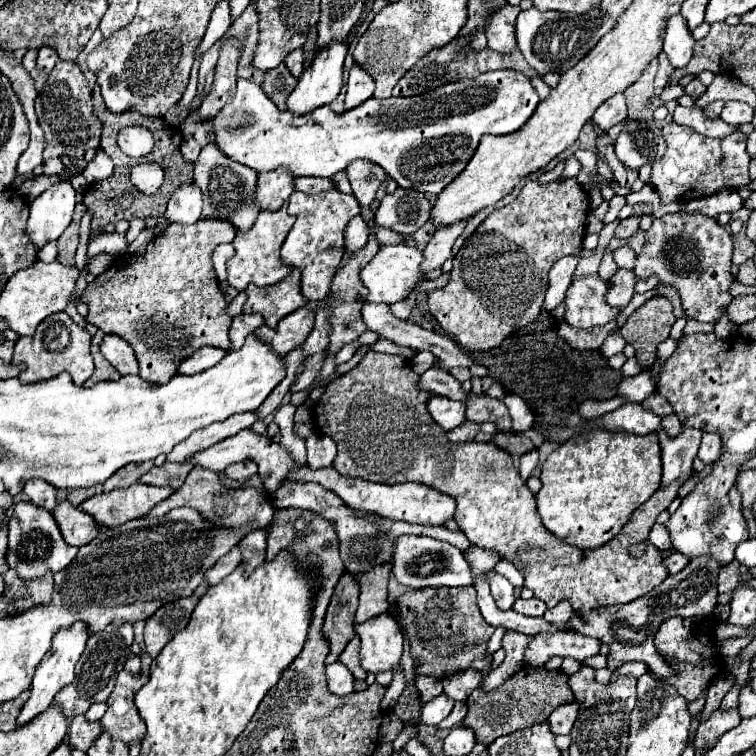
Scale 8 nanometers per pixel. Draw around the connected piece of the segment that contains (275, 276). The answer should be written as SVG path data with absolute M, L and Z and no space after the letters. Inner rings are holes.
M282 205L278 211L262 211L254 227L248 233L238 233L234 239L236 255L228 261L228 283L234 289L244 291L250 283L254 283L256 287L268 287L282 281L292 271L286 263L280 263L280 247L292 225L294 217L288 215L286 205Z

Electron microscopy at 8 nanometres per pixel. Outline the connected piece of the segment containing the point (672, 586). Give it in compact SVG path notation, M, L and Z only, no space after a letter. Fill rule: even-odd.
M700 555L700 559L694 559L684 567L684 571L670 575L662 585L656 587L656 591L626 603L626 605L612 605L612 607L600 607L594 611L584 611L584 613L574 613L570 621L572 631L580 631L582 635L596 637L604 641L610 651L612 659L608 659L608 669L614 671L620 665L628 661L642 661L646 663L660 679L672 677L672 669L660 659L656 649L652 649L652 637L656 635L660 623L666 617L708 617L714 613L718 605L718 591L716 591L716 579L718 579L718 567L716 559L708 559L708 555Z

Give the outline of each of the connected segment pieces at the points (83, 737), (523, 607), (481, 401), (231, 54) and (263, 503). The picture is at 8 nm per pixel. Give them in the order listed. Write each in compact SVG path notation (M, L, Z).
M78 715L76 719L72 719L68 743L80 751L88 751L88 747L92 747L92 743L100 733L102 733L102 727L98 721L88 721L86 715Z
M516 599L512 609L520 615L526 615L526 617L542 617L544 611L546 611L546 603L540 601L540 599L530 599L530 601Z
M472 391L468 393L468 401L464 401L466 405L466 417L474 423L486 423L486 421L492 421L492 423L504 423L502 429L504 431L510 431L510 415L508 415L508 409L502 401L498 399L492 399L488 395L474 395Z
M226 39L222 51L220 51L220 59L214 71L214 85L210 87L208 95L204 97L204 103L200 107L198 113L190 113L190 117L184 121L184 125L180 127L184 137L192 137L196 125L202 119L212 119L214 115L218 115L224 107L224 103L228 103L236 91L236 67L238 67L238 59L240 59L240 43L236 39Z
M194 467L190 471L190 475L186 477L184 485L172 497L158 503L146 517L152 517L152 515L158 517L158 515L164 515L176 507L184 507L184 505L192 505L194 509L198 509L204 515L204 519L208 519L216 525L222 525L222 527L230 527L230 529L246 527L252 521L260 527L266 527L274 517L274 507L272 507L270 495L266 495L254 487L250 487L250 489L246 487L246 491L244 489L228 489L220 483L216 471L208 471L204 467Z

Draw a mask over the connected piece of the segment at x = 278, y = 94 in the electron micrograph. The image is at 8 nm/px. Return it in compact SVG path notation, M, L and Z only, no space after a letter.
M282 63L276 69L270 69L266 73L266 79L262 83L262 89L276 103L276 107L280 111L286 111L286 99L294 91L296 83L298 83L296 77L292 77L290 71L286 69L286 65Z

